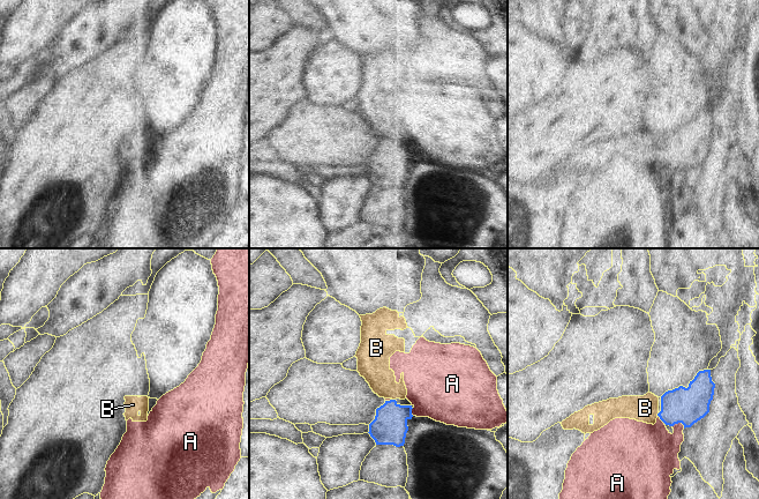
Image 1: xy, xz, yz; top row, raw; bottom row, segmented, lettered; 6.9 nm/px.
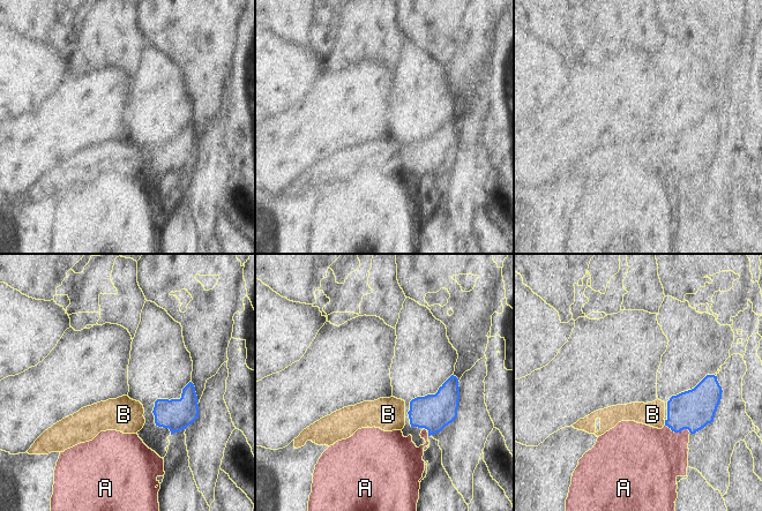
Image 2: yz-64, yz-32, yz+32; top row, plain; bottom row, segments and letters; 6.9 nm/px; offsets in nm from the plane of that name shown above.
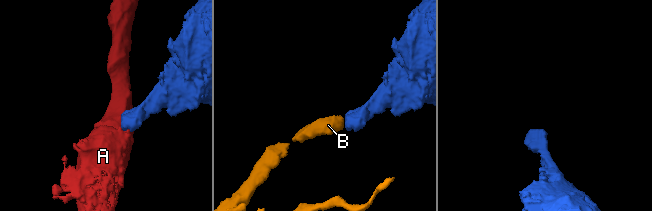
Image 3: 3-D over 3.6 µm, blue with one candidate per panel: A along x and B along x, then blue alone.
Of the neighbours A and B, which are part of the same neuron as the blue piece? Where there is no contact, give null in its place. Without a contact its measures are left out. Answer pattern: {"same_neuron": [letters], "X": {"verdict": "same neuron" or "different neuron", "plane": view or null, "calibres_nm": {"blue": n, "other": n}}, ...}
{"same_neuron": ["B"], "A": {"verdict": "different neuron", "plane": "yz", "calibres_nm": {"blue": 260, "other": 300}}, "B": {"verdict": "same neuron", "plane": "xz", "calibres_nm": {"blue": 240, "other": 190}}}

